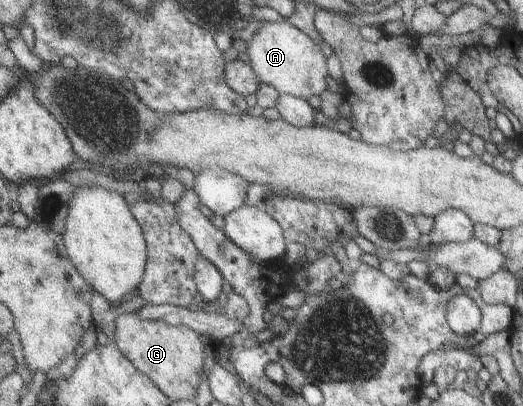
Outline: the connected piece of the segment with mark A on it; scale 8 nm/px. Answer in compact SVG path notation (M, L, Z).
M287 20L264 21L263 26L246 42L250 63L261 82L273 85L282 94L290 94L305 100L312 95L321 96L328 89L328 58L320 45L307 33L300 31Z

